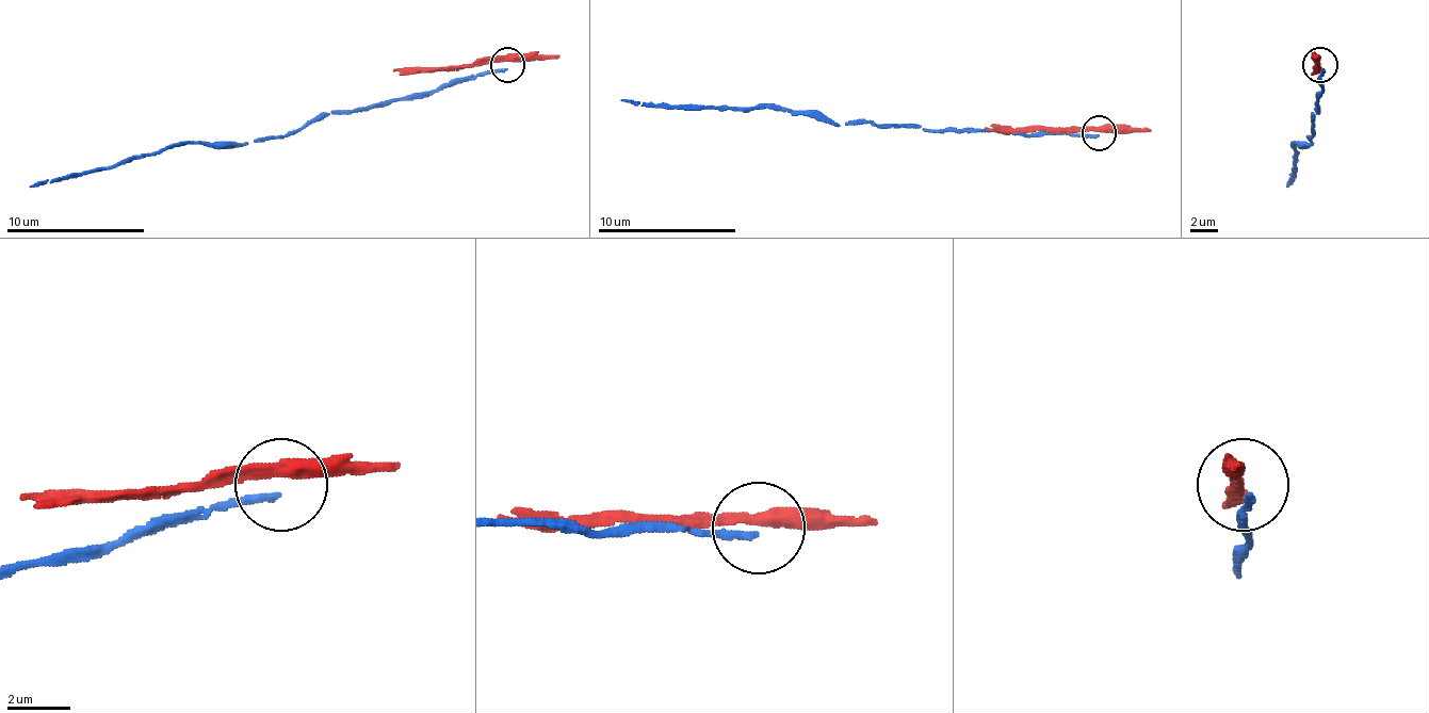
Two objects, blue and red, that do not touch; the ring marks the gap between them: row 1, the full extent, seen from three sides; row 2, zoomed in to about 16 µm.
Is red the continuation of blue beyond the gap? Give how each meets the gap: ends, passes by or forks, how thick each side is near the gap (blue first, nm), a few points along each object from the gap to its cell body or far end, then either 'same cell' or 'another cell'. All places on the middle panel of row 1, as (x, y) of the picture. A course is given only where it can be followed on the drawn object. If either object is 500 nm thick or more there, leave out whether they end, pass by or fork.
blue ends | red passes by | 220/400 nm | blue via (1100, 133), (952, 130), (872, 124), (847, 124), (841, 127), (802, 113), (716, 110), (619, 99) | red via (1100, 130), (986, 127) | another cell

